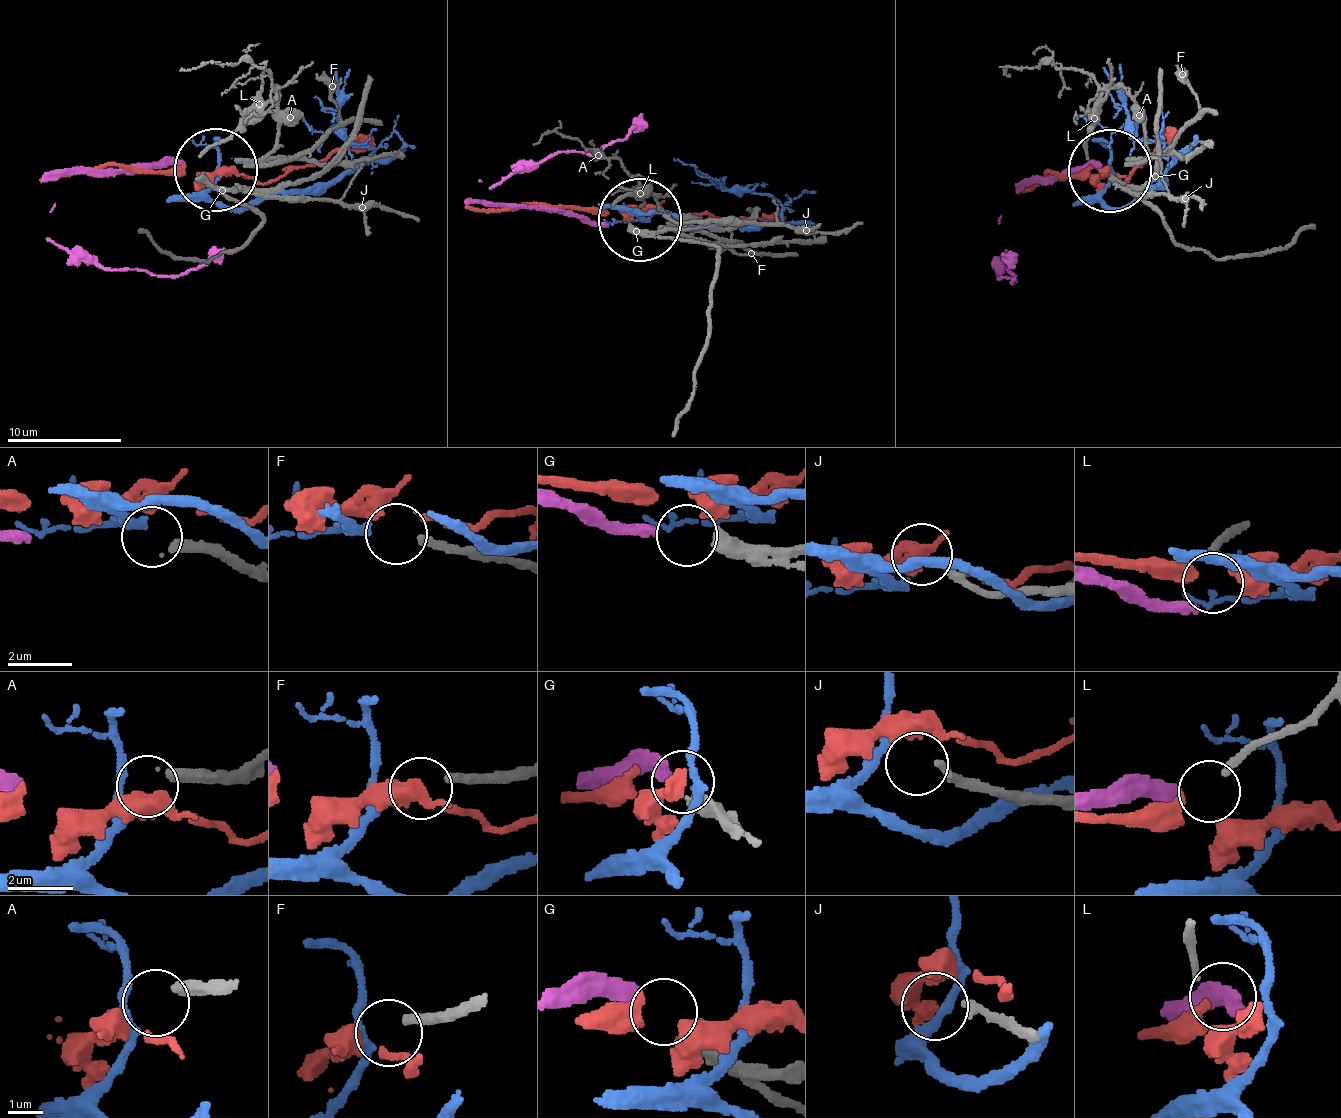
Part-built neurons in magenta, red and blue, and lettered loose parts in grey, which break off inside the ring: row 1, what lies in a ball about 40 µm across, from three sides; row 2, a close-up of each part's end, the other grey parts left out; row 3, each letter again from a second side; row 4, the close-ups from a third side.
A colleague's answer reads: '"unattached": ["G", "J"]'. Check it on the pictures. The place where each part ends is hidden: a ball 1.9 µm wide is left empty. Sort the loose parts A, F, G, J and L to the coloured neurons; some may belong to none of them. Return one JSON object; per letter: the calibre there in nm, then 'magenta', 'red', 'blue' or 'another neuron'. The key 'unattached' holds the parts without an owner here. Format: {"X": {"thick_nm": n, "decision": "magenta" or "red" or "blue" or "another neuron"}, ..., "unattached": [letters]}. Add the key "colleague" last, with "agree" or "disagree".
{"A": {"thick_nm": 340, "decision": "another neuron"}, "F": {"thick_nm": 240, "decision": "blue"}, "G": {"thick_nm": 480, "decision": "magenta"}, "J": {"thick_nm": 240, "decision": "another neuron"}, "L": {"thick_nm": 200, "decision": "red"}, "unattached": ["A", "J"], "colleague": "disagree"}

